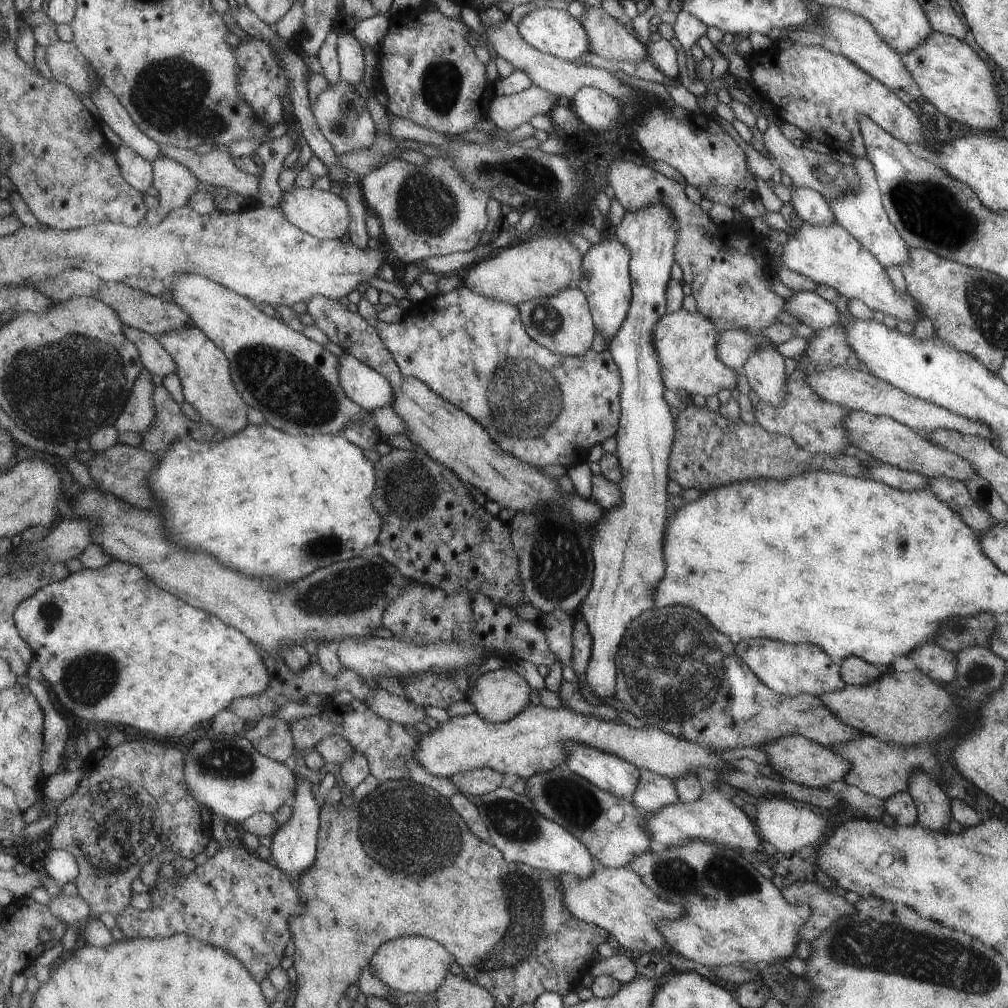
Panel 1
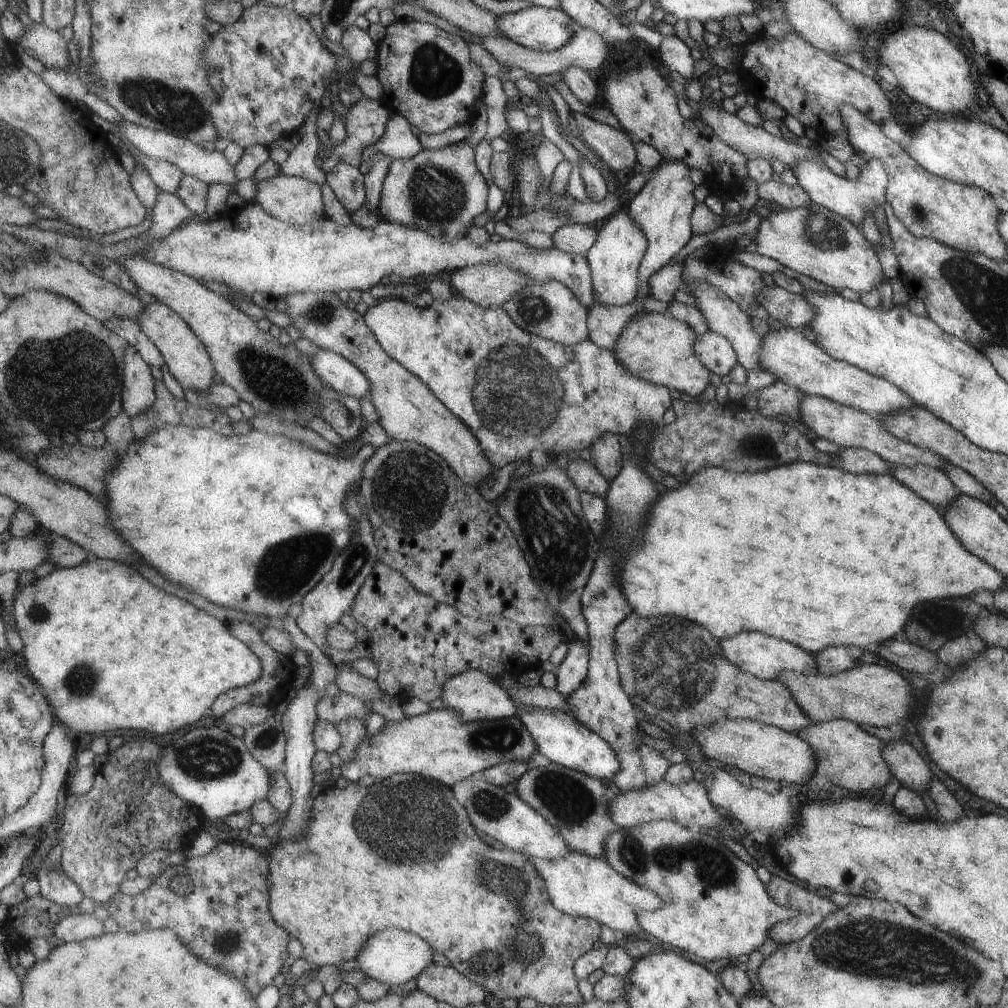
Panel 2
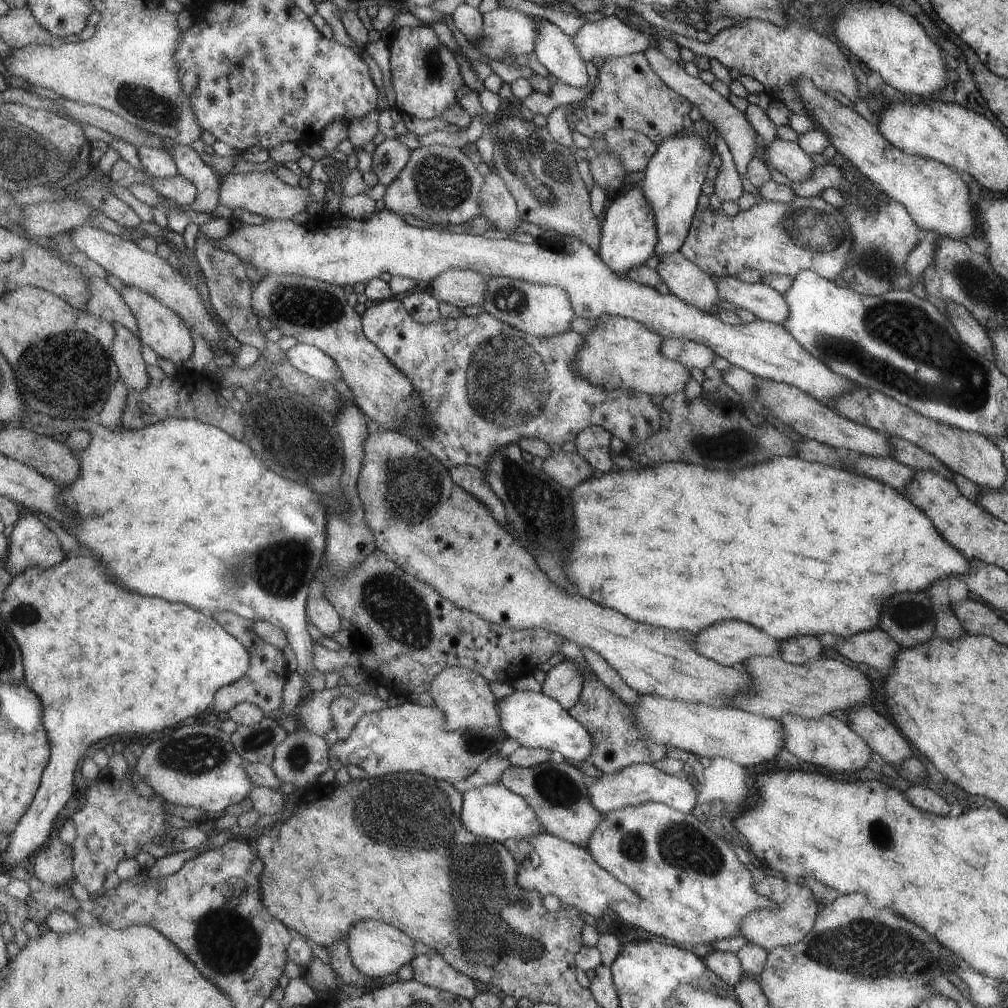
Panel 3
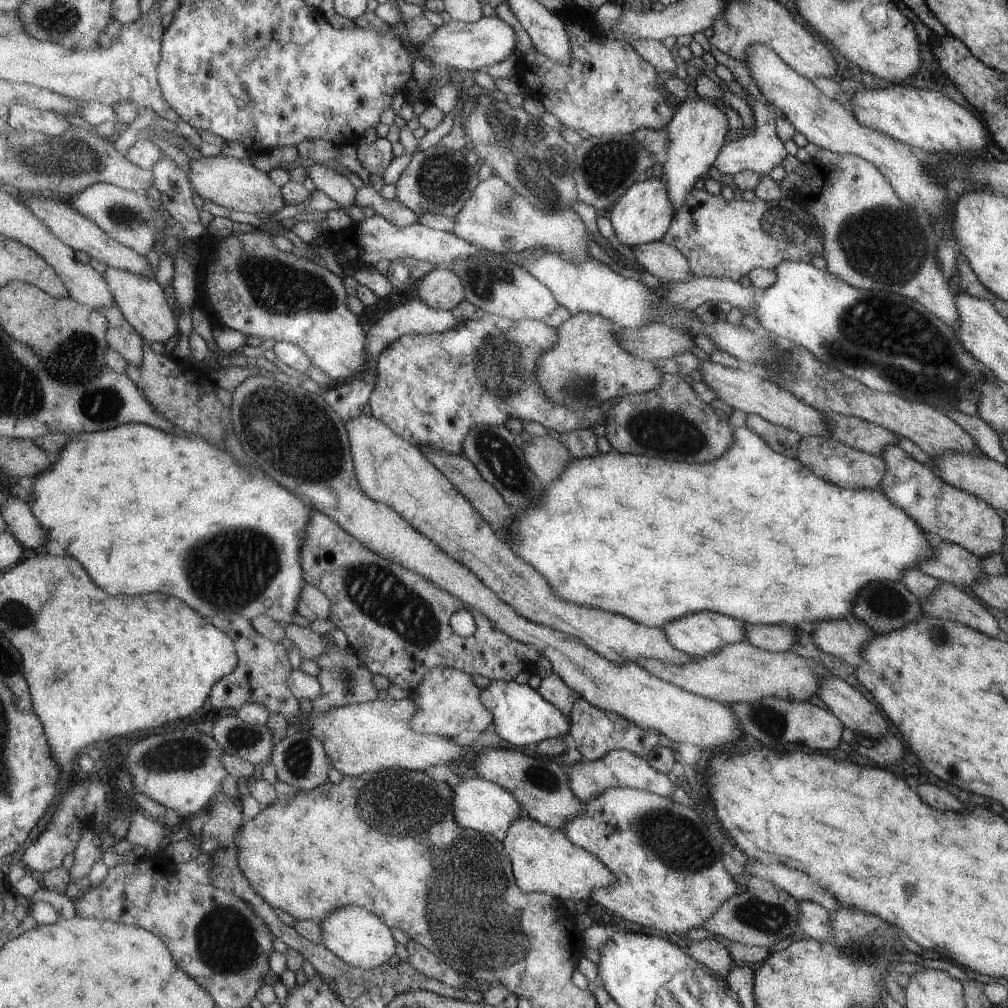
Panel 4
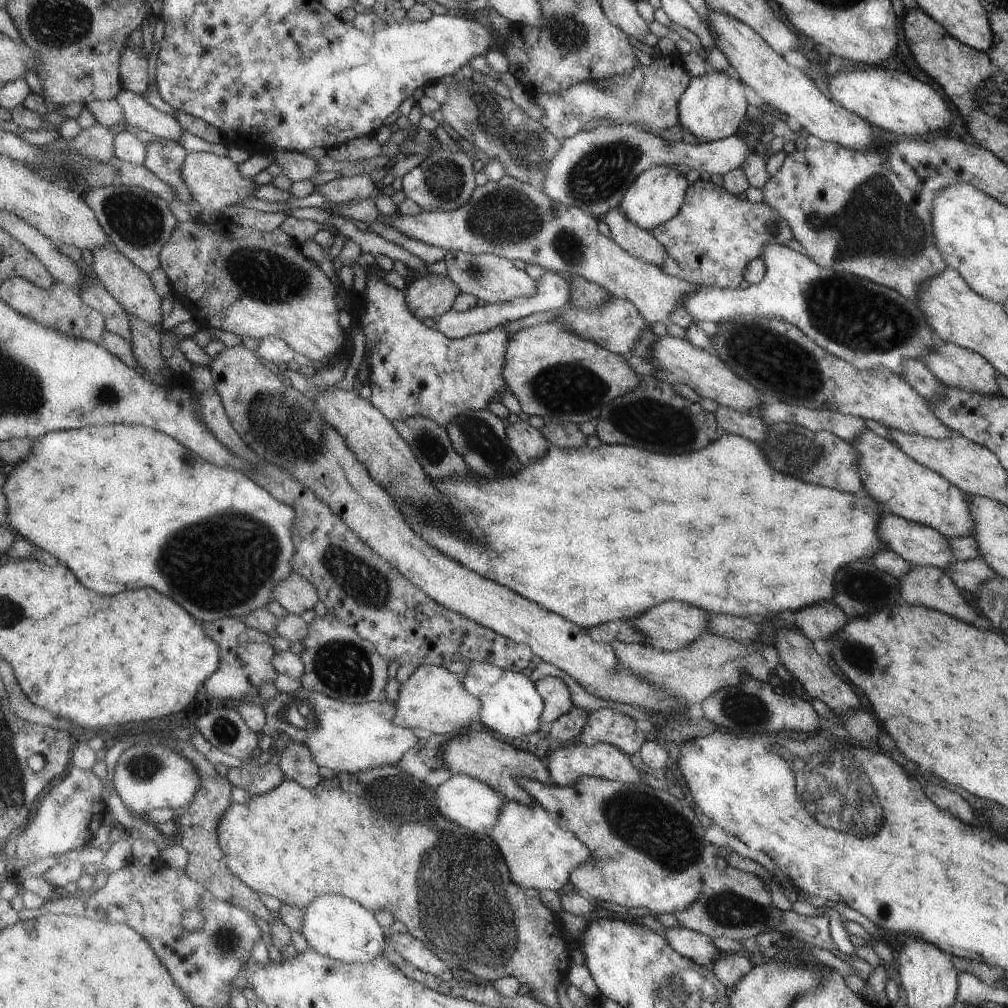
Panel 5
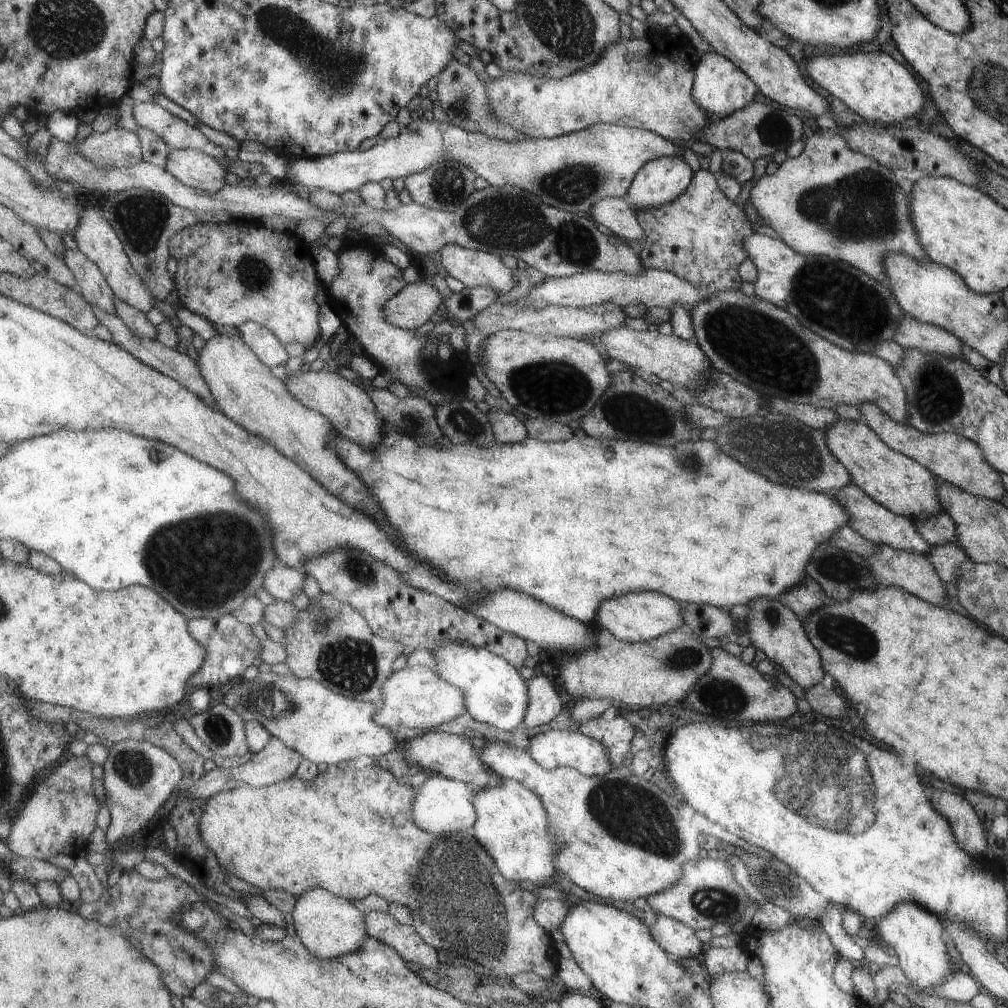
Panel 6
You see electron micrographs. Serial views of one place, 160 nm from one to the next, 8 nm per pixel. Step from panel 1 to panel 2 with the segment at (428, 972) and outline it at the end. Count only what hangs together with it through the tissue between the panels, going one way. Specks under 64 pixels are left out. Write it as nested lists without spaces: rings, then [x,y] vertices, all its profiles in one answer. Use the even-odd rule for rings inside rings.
[[[385,928],[379,934],[371,936],[361,947],[356,960],[360,964],[360,969],[371,978],[385,984],[403,984],[411,978],[420,976],[424,968],[433,963],[433,951],[429,942],[425,942],[421,936],[407,932],[407,930],[395,930],[395,928]]]

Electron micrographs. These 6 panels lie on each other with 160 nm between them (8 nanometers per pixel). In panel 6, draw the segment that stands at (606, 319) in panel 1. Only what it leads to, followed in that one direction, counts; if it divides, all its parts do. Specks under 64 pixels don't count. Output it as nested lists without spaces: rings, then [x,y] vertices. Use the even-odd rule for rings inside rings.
[[[681,157],[649,160],[637,170],[628,187],[629,206],[636,211],[667,204],[684,193],[692,177],[693,172]]]

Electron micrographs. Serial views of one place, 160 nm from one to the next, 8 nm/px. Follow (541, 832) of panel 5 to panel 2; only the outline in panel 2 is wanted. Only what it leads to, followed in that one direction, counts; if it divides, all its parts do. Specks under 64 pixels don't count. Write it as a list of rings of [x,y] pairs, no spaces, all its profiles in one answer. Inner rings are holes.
[[[569,851],[558,859],[528,857],[540,871],[545,892],[557,910],[574,917],[595,919],[611,930],[620,930],[625,938],[644,936],[636,921],[637,911],[654,911],[663,904],[658,894],[620,875],[603,858],[593,858],[575,851]]]

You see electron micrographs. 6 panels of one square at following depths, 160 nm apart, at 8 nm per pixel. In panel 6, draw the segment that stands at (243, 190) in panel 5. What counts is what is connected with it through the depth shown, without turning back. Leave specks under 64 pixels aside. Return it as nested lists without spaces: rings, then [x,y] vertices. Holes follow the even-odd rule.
[[[173,149],[166,170],[186,186],[201,192],[215,194],[229,186],[225,182],[225,176],[229,172],[221,168],[217,158],[201,150]]]

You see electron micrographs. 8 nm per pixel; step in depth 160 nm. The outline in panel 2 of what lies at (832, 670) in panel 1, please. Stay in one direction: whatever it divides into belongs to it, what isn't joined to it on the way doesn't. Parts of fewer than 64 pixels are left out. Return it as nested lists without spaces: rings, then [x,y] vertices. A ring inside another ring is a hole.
[[[737,632],[729,638],[722,638],[719,641],[719,646],[719,650],[727,662],[733,663],[741,671],[745,671],[758,679],[776,680],[776,676],[781,671],[817,674],[812,653],[789,641],[769,638],[769,636],[759,634],[759,632]]]

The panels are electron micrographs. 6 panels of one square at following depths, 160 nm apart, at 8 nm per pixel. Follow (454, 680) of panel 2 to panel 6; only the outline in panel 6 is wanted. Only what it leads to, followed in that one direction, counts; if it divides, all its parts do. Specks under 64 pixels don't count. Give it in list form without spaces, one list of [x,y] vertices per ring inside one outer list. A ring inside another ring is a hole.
[[[408,666],[394,672],[383,688],[385,704],[377,710],[376,722],[379,726],[401,726],[413,730],[430,730],[461,716],[467,706],[465,692],[441,678],[436,670],[427,666]]]

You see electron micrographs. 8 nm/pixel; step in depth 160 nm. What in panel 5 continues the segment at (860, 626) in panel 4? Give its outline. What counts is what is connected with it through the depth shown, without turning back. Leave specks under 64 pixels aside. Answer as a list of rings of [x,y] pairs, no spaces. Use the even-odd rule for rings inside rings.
[[[817,602],[813,606],[805,606],[803,610],[793,612],[793,621],[790,623],[813,641],[822,645],[825,638],[845,625],[849,618],[835,604],[831,602]]]

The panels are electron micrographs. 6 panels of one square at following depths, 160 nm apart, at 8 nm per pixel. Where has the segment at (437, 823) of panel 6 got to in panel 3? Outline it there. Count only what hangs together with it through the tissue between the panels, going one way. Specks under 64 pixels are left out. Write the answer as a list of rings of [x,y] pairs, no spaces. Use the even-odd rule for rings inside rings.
[[[500,781],[465,791],[462,819],[464,825],[476,835],[502,843],[509,839],[526,839],[543,830],[540,818],[527,800]]]

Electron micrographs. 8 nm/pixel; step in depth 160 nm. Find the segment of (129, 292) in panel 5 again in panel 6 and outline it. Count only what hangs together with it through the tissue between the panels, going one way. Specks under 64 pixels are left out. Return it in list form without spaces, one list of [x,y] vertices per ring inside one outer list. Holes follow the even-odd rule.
[[[86,203],[85,206],[85,210],[81,214],[81,222],[79,222],[79,226],[77,226],[77,230],[73,235],[78,249],[87,254],[87,257],[101,268],[105,279],[108,280],[109,286],[112,287],[118,299],[127,302],[127,304],[142,312],[149,312],[155,306],[157,300],[153,298],[147,284],[143,282],[143,278],[139,276],[137,270],[133,267],[128,252],[125,251],[124,243],[117,236],[117,232],[113,230],[111,222],[103,216],[101,207],[89,206]]]

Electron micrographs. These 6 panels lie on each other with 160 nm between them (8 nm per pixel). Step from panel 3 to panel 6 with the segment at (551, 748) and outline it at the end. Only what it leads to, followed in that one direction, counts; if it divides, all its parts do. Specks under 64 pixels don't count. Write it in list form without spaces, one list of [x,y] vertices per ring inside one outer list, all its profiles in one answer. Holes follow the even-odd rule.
[[[445,642],[432,654],[437,658],[439,668],[435,670],[441,674],[441,678],[465,692],[467,712],[475,721],[493,726],[498,733],[511,732],[525,722],[531,704],[528,681],[523,680],[519,670],[503,656],[465,642]]]

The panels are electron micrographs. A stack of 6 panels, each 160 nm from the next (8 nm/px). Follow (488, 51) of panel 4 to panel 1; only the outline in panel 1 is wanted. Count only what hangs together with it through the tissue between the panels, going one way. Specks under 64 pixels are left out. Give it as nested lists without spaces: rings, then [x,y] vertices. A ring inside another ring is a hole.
[[[555,8],[533,9],[517,24],[523,38],[542,53],[560,58],[564,61],[573,61],[584,52],[588,52],[588,35],[584,27],[566,10]]]

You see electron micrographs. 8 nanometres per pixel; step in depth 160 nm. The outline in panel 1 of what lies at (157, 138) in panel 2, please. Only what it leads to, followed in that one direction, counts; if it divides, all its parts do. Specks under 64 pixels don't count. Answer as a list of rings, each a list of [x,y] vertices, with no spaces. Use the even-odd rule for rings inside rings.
[[[160,145],[162,154],[193,171],[209,186],[224,186],[232,194],[252,199],[259,192],[259,177],[243,172],[234,158],[225,151],[213,149],[199,154],[195,149],[181,148],[175,145]]]

